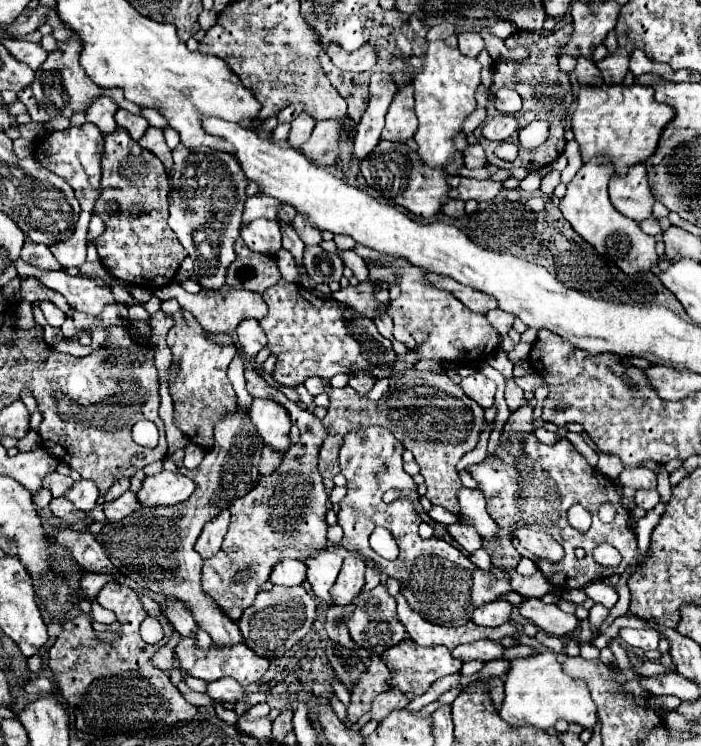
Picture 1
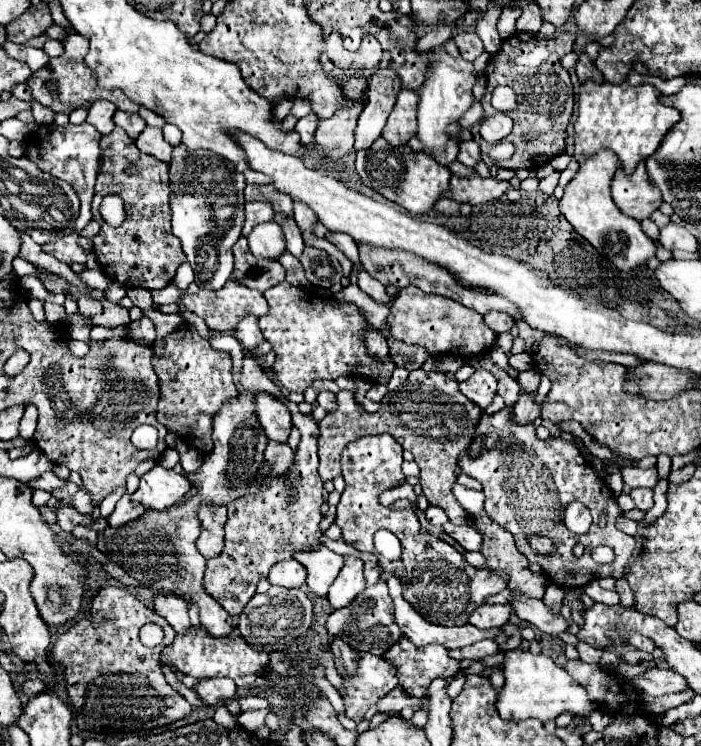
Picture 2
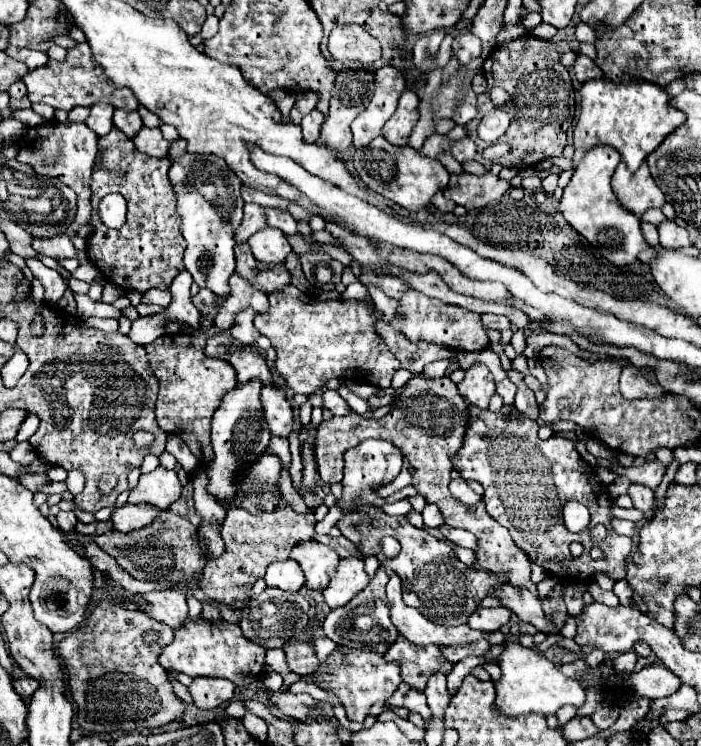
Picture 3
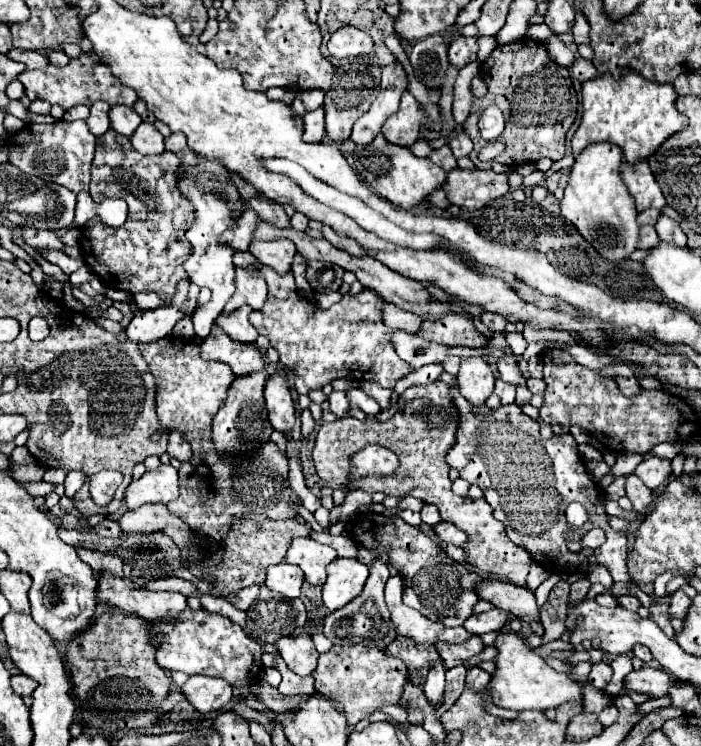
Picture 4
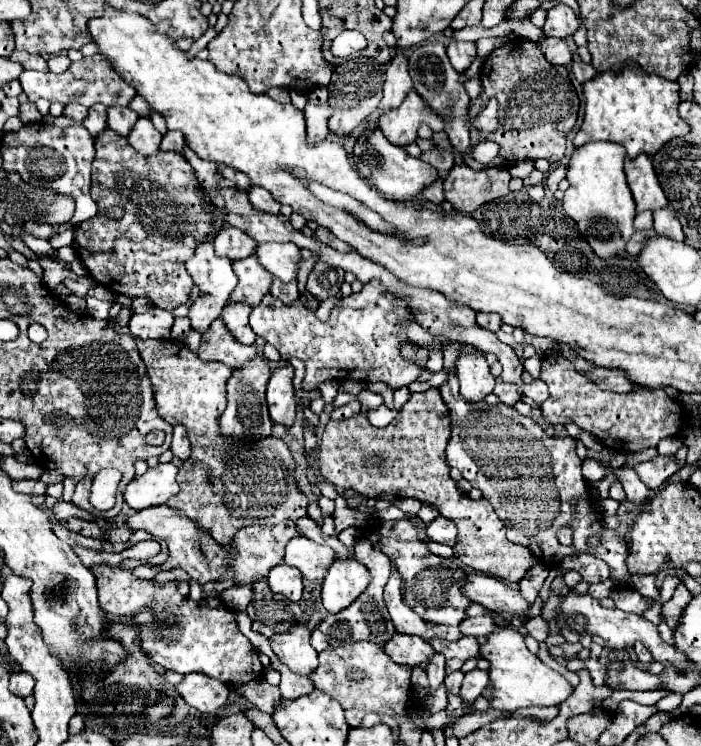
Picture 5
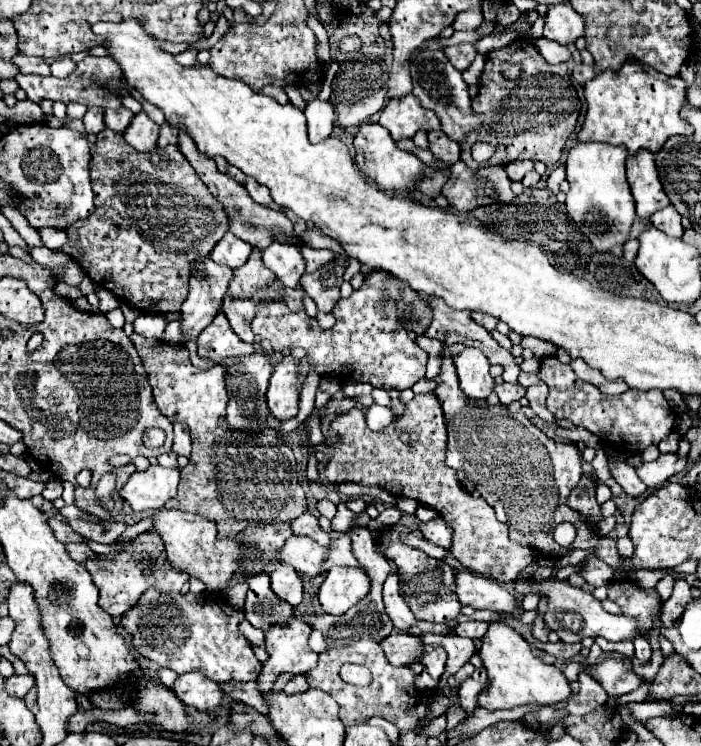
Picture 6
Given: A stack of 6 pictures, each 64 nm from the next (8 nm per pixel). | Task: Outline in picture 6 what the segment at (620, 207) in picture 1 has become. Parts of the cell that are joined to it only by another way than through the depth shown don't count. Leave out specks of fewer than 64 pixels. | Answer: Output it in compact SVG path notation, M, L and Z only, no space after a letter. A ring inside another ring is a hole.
M640 150L626 160L628 184L636 202L638 218L650 218L656 210L662 210L670 204L658 172L654 164L654 154L648 150Z

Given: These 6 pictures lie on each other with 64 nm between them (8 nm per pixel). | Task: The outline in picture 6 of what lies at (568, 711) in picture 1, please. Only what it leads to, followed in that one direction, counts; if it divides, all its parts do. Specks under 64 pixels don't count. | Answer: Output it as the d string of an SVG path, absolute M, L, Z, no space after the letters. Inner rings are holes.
M490 622L488 632L482 638L482 648L478 656L482 658L482 664L488 670L490 680L488 686L478 696L478 706L486 708L488 712L502 708L516 708L522 704L550 706L570 696L570 686L564 674L556 666L548 666L540 658L536 658L528 642L504 622Z

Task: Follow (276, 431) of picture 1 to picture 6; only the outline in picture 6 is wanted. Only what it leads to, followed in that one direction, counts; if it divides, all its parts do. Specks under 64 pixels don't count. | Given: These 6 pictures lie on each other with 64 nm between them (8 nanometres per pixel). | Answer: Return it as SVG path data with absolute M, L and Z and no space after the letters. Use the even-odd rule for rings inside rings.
M292 354L284 356L270 378L268 386L268 408L278 420L294 418L298 414L298 374L300 374L300 360L296 360Z

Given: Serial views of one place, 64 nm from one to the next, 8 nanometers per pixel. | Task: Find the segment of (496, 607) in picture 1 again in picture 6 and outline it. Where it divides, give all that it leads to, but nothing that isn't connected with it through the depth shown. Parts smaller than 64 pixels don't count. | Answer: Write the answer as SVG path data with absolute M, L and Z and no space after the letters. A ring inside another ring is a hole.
M472 620L462 622L454 628L454 632L458 636L466 636L466 638L482 638L486 634L486 630L488 630L486 622L472 622Z

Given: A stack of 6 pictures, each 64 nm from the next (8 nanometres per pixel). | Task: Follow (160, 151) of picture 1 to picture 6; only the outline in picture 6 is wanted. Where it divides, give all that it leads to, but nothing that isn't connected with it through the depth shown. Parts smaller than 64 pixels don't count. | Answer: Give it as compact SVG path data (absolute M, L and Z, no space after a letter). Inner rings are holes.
M142 110L132 118L132 124L124 132L124 140L138 152L150 152L152 148L156 148L158 124L150 120L148 114Z

